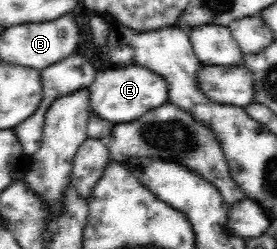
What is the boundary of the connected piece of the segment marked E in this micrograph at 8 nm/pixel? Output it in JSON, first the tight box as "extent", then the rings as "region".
{"extent":[90,65,169,124],"region":[[[114,65],[97,72],[90,87],[90,107],[98,118],[112,124],[125,123],[138,119],[150,109],[169,102],[168,83],[162,75],[142,65]]]}

